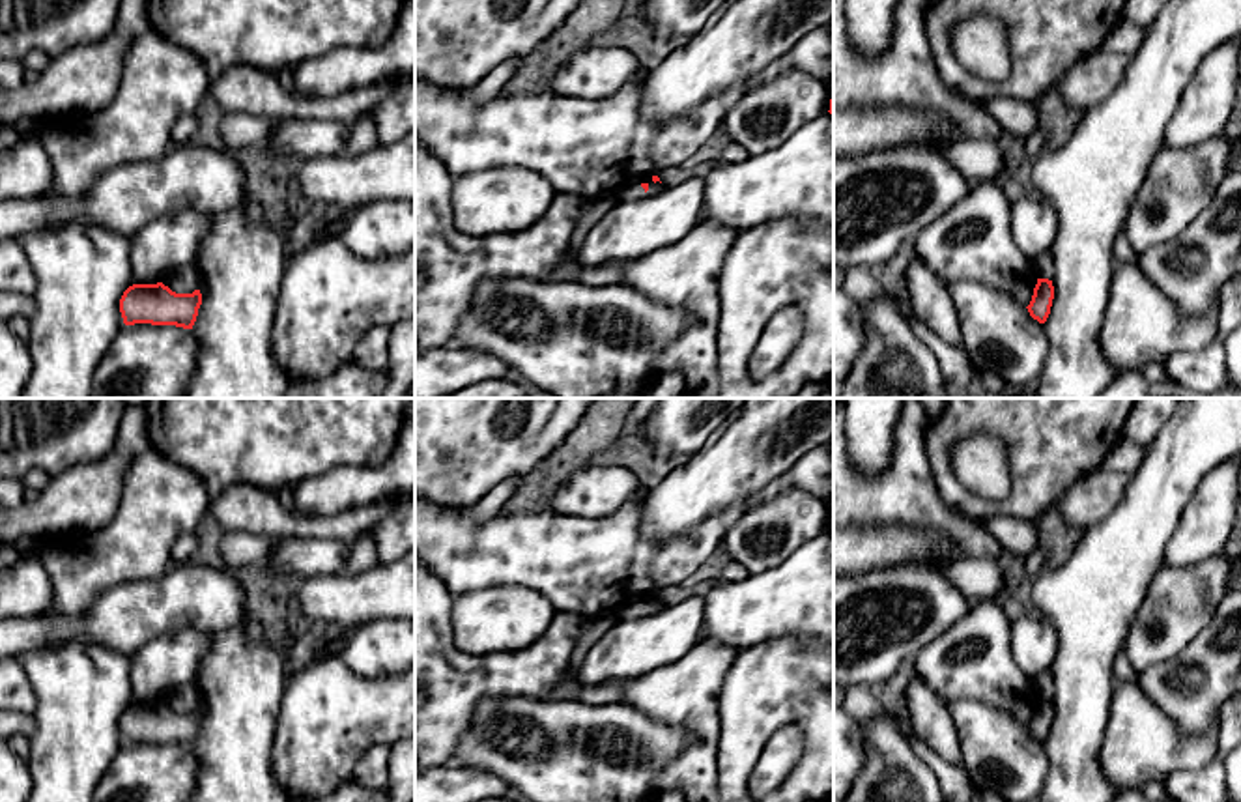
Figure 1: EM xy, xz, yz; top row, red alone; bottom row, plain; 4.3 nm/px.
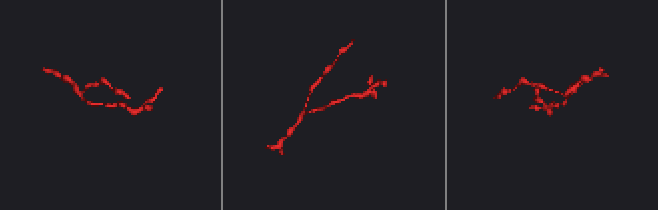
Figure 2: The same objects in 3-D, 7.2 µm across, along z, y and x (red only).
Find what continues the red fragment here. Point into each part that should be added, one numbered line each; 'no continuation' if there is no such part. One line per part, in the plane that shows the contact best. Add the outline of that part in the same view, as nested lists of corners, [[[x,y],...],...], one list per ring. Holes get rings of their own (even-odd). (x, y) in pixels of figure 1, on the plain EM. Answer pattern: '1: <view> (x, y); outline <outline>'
no continuation

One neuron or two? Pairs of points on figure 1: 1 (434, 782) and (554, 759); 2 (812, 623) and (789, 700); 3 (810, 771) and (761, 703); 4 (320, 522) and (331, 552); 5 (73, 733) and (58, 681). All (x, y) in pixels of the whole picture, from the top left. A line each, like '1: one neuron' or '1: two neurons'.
1: two neurons
2: two neurons
3: one neuron
4: two neurons
5: one neuron

